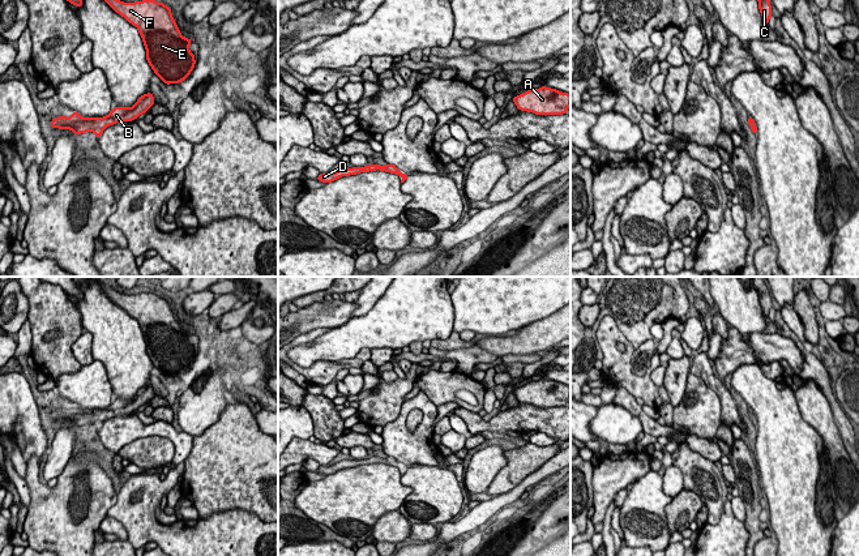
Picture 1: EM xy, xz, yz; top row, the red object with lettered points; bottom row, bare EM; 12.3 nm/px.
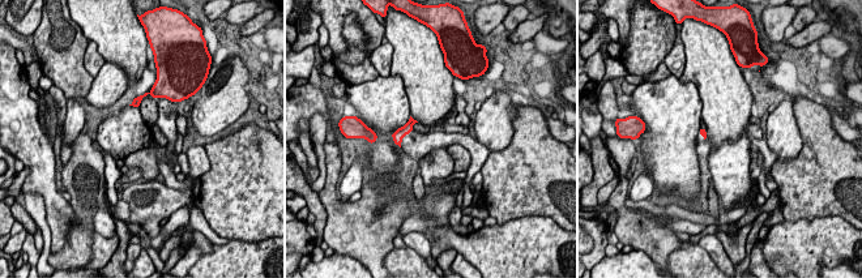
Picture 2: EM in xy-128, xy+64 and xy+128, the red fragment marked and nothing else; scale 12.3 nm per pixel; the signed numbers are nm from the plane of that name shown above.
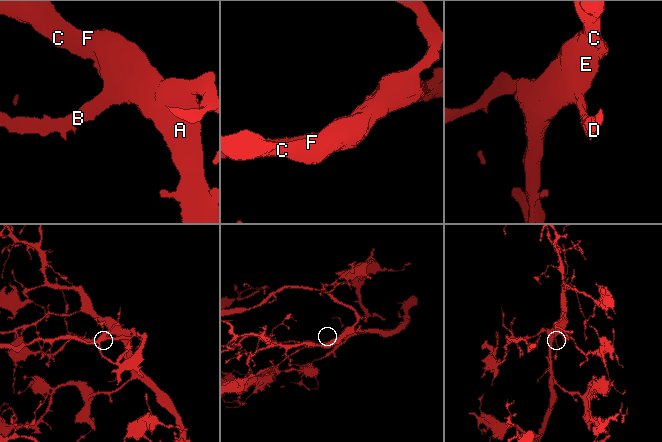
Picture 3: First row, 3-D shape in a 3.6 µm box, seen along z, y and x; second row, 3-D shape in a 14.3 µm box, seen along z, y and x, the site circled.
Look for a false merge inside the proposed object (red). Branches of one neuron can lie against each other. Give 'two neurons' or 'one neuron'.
one neuron

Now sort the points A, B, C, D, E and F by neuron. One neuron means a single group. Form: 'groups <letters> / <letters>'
groups A B C D E F

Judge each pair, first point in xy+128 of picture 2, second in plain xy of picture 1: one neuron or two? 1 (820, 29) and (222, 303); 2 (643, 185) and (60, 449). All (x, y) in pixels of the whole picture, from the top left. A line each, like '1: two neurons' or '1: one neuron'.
1: two neurons
2: one neuron

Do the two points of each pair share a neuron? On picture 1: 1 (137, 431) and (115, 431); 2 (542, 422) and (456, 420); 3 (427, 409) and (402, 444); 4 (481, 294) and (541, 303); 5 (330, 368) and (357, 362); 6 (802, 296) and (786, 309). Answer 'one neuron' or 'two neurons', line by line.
1: one neuron
2: two neurons
3: one neuron
4: one neuron
5: one neuron
6: two neurons

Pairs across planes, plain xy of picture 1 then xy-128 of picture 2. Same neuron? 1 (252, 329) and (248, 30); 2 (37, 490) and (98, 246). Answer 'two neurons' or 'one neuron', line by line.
1: two neurons
2: two neurons

